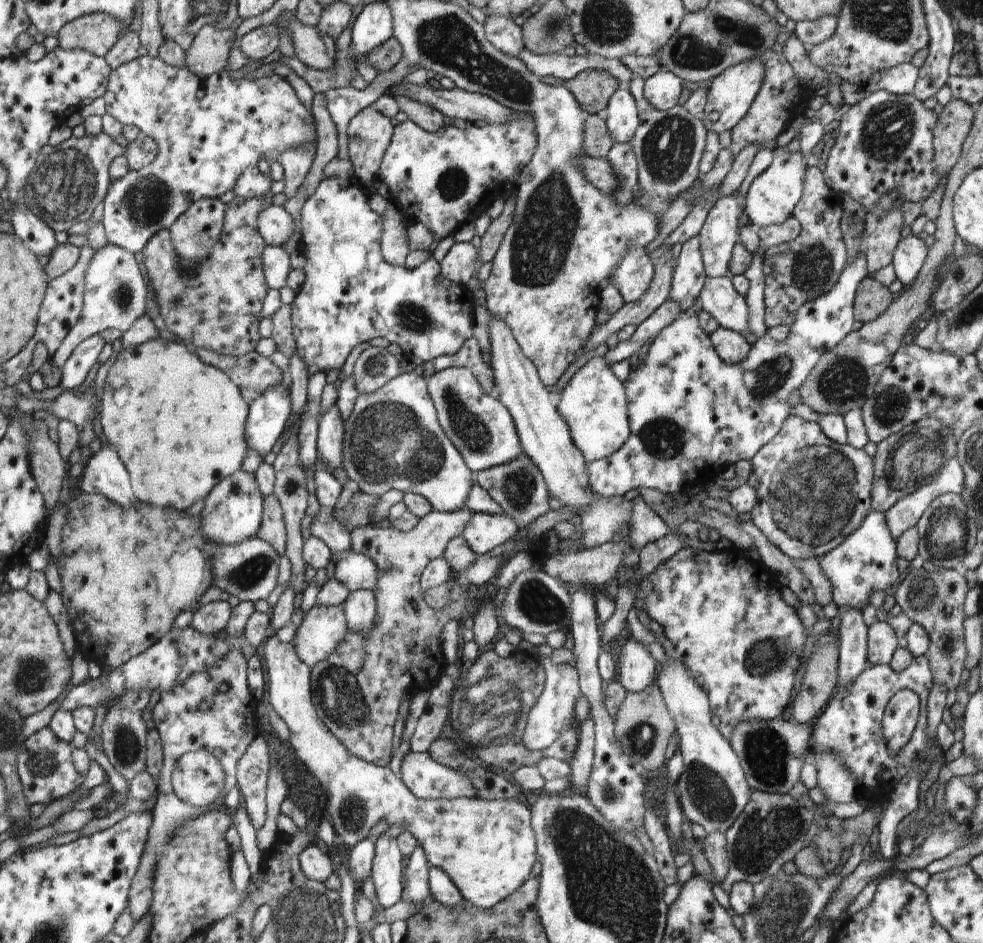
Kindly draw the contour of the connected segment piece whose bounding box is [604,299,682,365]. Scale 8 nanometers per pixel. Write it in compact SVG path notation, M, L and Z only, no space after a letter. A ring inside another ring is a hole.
M668 299L663 302L643 323L636 327L635 333L628 340L619 340L614 348L606 351L604 356L606 362L611 365L638 353L641 346L644 346L648 340L654 340L657 334L670 325L681 312L676 301Z

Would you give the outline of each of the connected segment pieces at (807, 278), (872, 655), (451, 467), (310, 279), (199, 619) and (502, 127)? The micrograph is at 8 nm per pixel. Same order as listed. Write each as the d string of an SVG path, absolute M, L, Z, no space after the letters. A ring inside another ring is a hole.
M808 166L803 195L792 214L801 224L800 234L788 244L768 247L761 264L765 276L765 323L768 329L778 324L791 326L802 304L821 297L836 284L848 258L840 228L842 207L842 198L827 185L820 169Z
M874 621L867 630L867 659L870 665L888 665L898 648L898 638L887 621Z
M413 372L389 380L378 391L357 396L343 436L343 470L366 494L381 497L392 489L416 493L423 496L434 511L440 512L452 512L464 507L468 491L474 484L473 472L438 422L437 410L427 391L427 382L422 375Z
M324 177L318 183L316 190L303 202L302 209L298 212L301 216L302 233L300 238L300 249L306 257L304 265L305 281L298 288L291 306L291 321L293 324L293 335L298 350L299 357L304 364L308 366L316 366L320 371L341 370L346 358L355 346L365 343L369 345L370 340L374 338L386 338L390 344L398 344L403 350L404 357L418 362L428 362L439 356L456 354L463 344L473 336L473 313L477 300L474 299L471 290L466 286L459 285L449 281L442 275L441 264L434 258L430 257L416 268L408 269L406 267L398 268L396 265L388 264L382 258L382 248L380 246L380 238L382 238L382 217L379 213L372 210L370 203L366 204L366 196L360 190L360 186L352 184L350 178L341 177Z
M212 601L199 605L193 612L190 625L207 635L220 634L228 624L232 609L227 601Z
M515 112L515 118L509 123L489 125L483 128L470 125L467 128L458 128L455 125L442 125L439 131L428 132L421 129L414 121L401 118L384 153L379 171L380 180L392 182L392 174L398 178L398 192L394 192L396 204L413 204L408 208L402 208L401 213L407 224L422 223L427 226L434 235L436 241L452 235L459 226L473 217L480 216L482 212L496 198L502 196L506 182L513 182L513 176L518 175L521 168L530 164L537 143L535 120L527 113Z

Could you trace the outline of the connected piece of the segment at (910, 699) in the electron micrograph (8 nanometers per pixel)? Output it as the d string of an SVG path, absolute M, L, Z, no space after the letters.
M900 689L887 702L881 727L888 752L896 754L911 739L919 717L919 698L910 689Z

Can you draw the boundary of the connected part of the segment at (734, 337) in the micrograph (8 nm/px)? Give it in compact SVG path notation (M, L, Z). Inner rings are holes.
M718 327L710 337L715 351L729 365L742 362L750 352L751 344L746 341L744 334L732 329Z

